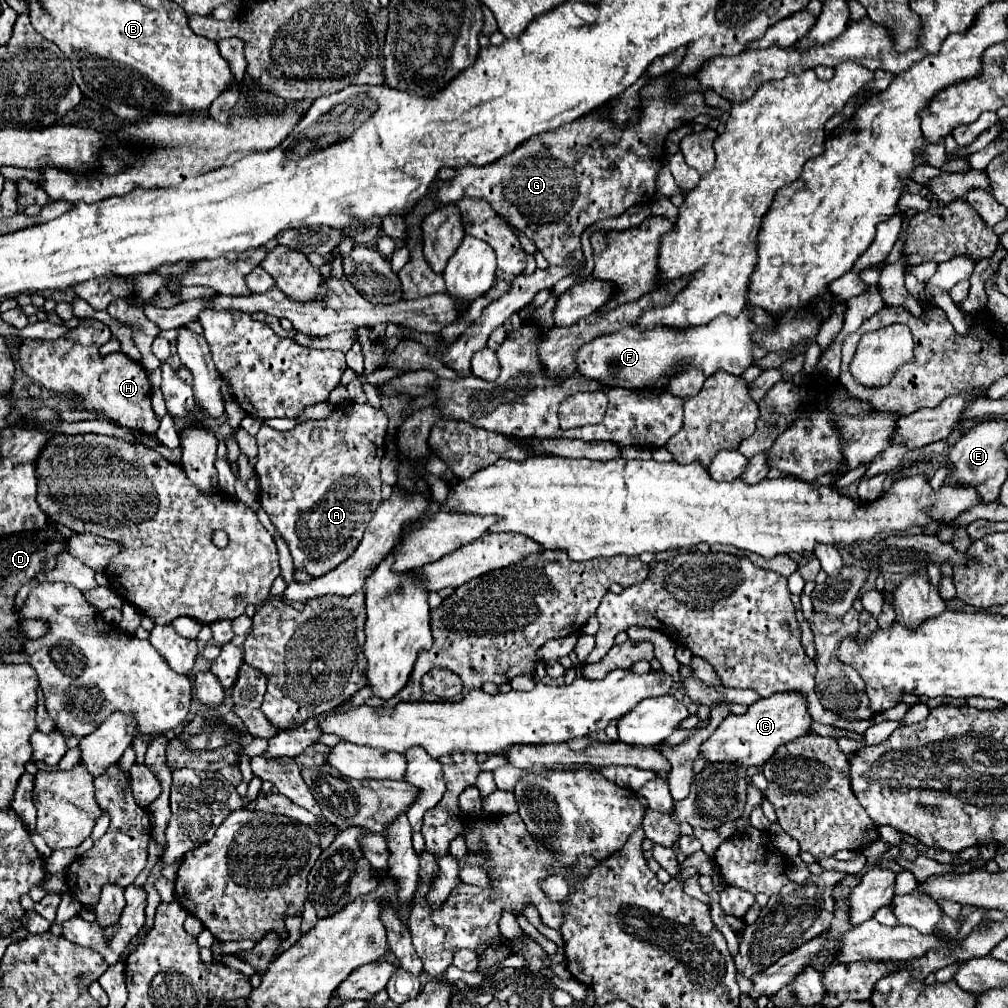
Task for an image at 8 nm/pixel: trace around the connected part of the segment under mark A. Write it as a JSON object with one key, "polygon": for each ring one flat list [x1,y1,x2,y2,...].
{"polygon":[[355,401,339,403,327,419,309,419,289,431,277,431,263,425,255,435,259,447,259,461,255,465,259,477,259,503,289,545,297,571,305,571,313,577,325,575,335,569,335,565,347,561,361,543,363,531,381,503,379,463,385,455,385,435,385,411]]}

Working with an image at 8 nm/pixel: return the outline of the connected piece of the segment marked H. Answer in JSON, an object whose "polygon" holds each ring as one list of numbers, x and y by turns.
{"polygon":[[79,319,79,325,75,329,69,329,65,337,59,339,25,339,19,349,19,363,25,375,29,375,37,385,55,391,55,393,71,393,77,395,81,403,73,403,75,409,89,411,103,415,105,419,111,419,119,425,143,429,149,435,153,435,159,429,159,419,151,407,151,383,149,373,141,363,131,361,125,353,109,353,101,355,99,347,105,345,105,337,111,337,111,331,107,325,103,325,97,319]]}

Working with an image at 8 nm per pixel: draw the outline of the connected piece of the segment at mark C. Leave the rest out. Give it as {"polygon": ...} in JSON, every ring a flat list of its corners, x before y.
{"polygon":[[775,693,767,699,759,699,757,703,753,703,745,715,729,715,701,745,699,753,709,763,737,763,743,767,761,767,779,745,805,735,811,729,811,723,813,721,801,695]]}

